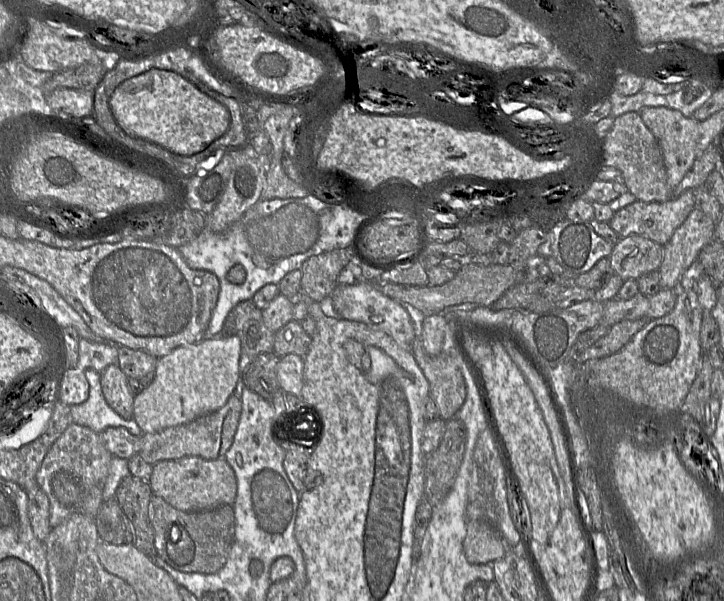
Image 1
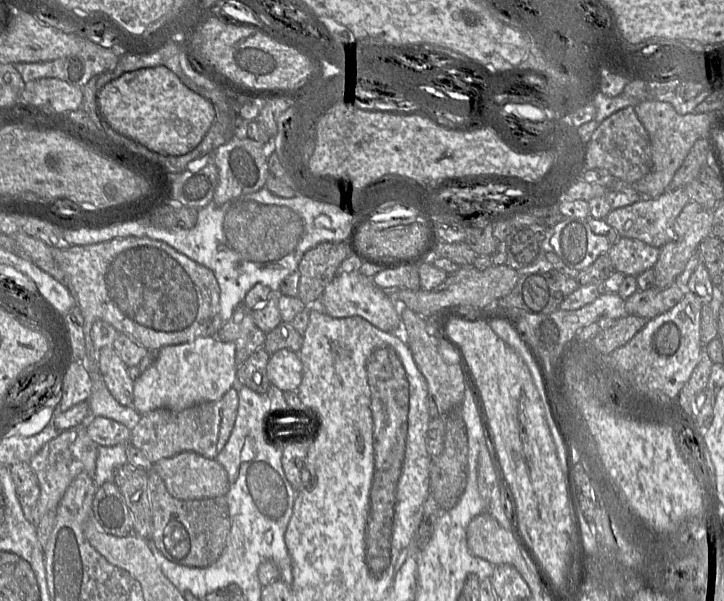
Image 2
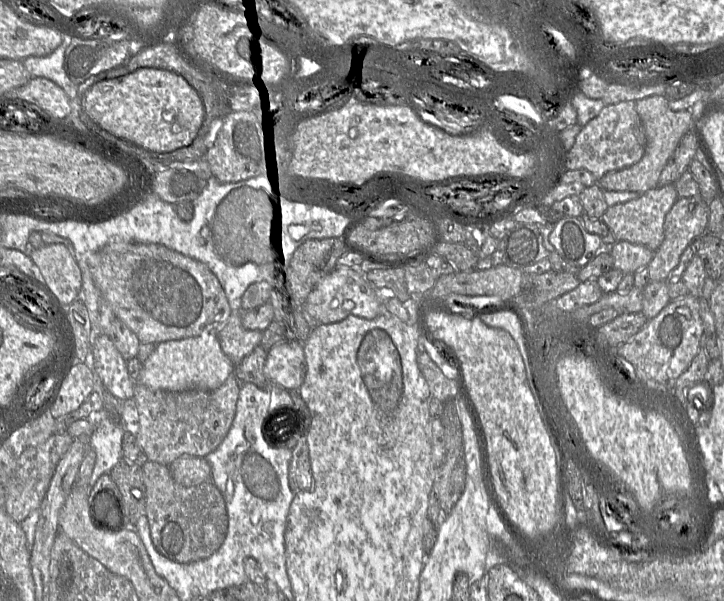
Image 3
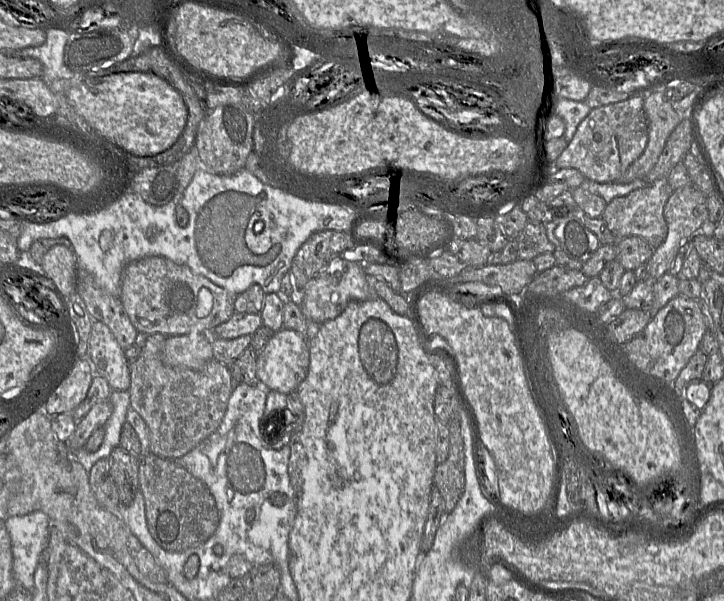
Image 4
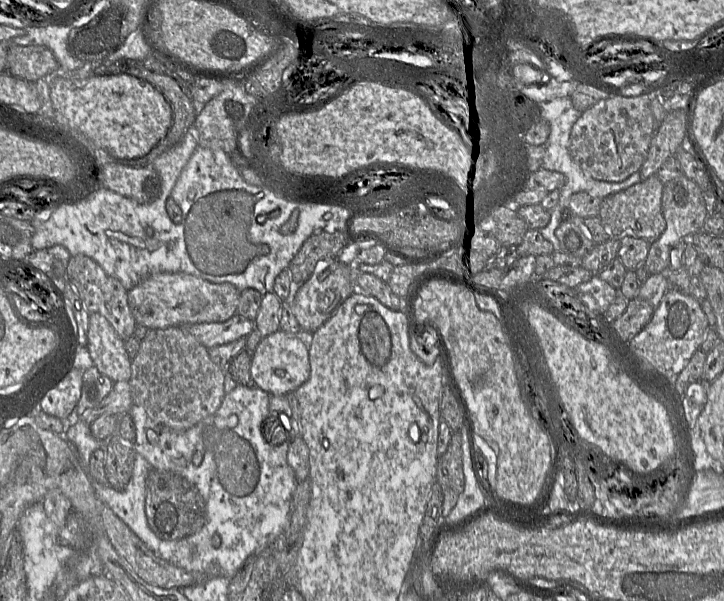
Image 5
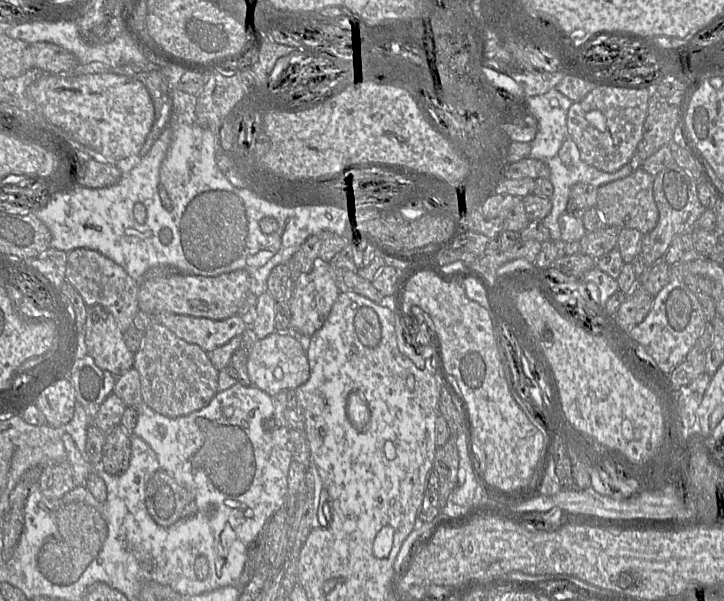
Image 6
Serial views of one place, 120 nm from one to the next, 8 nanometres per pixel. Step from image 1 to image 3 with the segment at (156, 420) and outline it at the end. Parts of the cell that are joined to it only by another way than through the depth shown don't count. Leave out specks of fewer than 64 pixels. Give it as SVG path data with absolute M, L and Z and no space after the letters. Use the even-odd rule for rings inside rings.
M216 332L202 333L196 337L171 340L156 344L154 351L142 364L138 383L152 390L210 391L219 388L234 374L234 367L223 353Z

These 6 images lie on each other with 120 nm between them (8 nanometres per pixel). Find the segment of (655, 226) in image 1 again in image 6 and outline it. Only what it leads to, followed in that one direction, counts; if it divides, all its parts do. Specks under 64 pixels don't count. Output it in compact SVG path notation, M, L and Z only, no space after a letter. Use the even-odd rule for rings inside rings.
M640 167L625 178L599 187L596 208L607 226L636 229L642 234L649 233L658 221L658 209L653 196L653 176Z

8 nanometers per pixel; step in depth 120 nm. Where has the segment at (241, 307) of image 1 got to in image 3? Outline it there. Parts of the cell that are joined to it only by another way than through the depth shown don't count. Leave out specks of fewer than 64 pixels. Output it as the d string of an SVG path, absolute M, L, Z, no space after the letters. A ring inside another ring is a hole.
M232 310L228 320L217 331L221 349L233 365L238 365L245 356L259 346L262 338L262 332L243 327L242 313L243 311Z

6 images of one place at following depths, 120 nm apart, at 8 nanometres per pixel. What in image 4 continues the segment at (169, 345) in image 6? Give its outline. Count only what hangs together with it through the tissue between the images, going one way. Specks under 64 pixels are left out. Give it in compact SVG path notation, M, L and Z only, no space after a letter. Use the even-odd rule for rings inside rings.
M138 332L135 345L140 349L138 359L130 365L130 406L143 418L149 430L149 452L164 459L178 459L208 438L220 426L233 391L229 367L212 359L203 369L175 368L163 364L161 351L167 336Z

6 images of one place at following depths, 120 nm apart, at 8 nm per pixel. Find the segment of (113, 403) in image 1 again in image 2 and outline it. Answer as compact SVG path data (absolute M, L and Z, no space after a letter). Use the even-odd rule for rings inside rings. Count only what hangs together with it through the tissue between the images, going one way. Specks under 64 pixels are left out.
M113 347L98 352L98 371L114 399L123 406L133 406L134 382L128 375L128 367Z

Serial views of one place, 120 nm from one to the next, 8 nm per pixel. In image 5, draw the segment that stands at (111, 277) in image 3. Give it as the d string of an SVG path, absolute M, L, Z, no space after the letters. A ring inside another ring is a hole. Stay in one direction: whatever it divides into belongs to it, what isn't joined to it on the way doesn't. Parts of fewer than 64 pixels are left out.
M187 273L153 275L128 291L128 304L137 324L165 329L182 324L225 322L237 312L240 292L231 283L212 283Z

